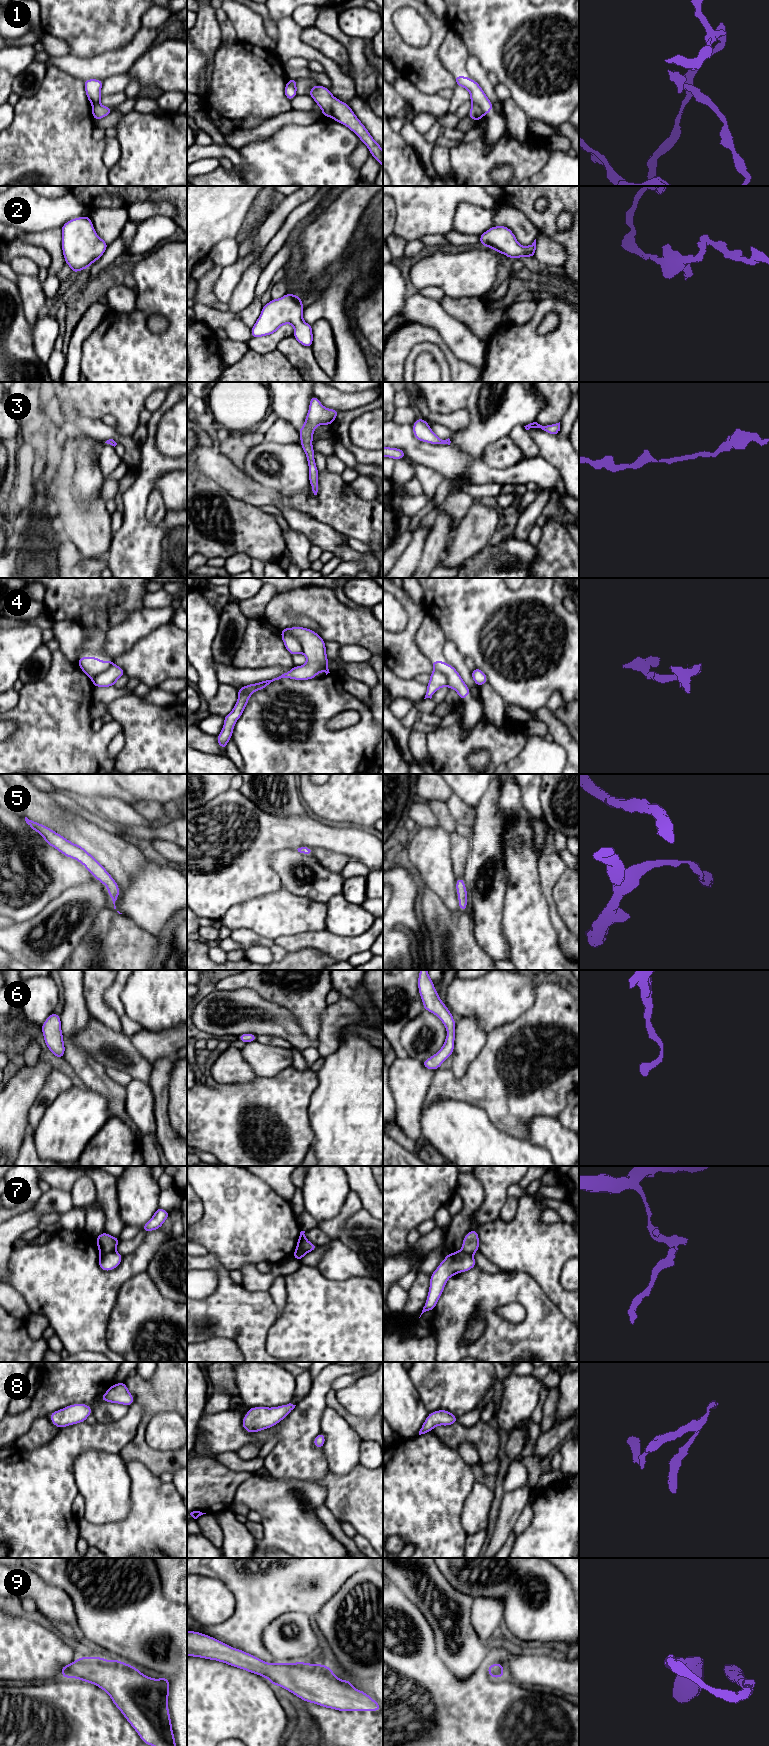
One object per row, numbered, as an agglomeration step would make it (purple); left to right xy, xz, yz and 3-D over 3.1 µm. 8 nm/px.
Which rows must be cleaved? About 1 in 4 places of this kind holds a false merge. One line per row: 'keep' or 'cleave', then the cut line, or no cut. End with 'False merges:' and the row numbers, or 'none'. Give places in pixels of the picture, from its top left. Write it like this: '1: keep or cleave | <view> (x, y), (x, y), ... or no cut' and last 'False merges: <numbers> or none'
1: cleave | yz (472, 103), (475, 103), (480, 108), (483, 115)
2: keep | no cut
3: keep | no cut
4: cleave | xz (288, 628), (300, 643), (302, 652)
5: keep | no cut
6: keep | no cut
7: cleave | xy (114, 1249), (100, 1254)
8: keep | no cut
9: keep | no cut
False merges: 1, 4, 7

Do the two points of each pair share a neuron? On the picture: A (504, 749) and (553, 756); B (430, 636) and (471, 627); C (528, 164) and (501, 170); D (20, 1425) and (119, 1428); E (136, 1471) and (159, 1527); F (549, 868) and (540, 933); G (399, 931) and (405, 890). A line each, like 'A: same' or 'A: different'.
A: different
B: different
C: different
D: different
E: same
F: different
G: same

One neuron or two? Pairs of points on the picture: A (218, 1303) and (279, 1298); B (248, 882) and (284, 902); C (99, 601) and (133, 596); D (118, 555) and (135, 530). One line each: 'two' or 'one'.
A: two
B: two
C: one
D: one

